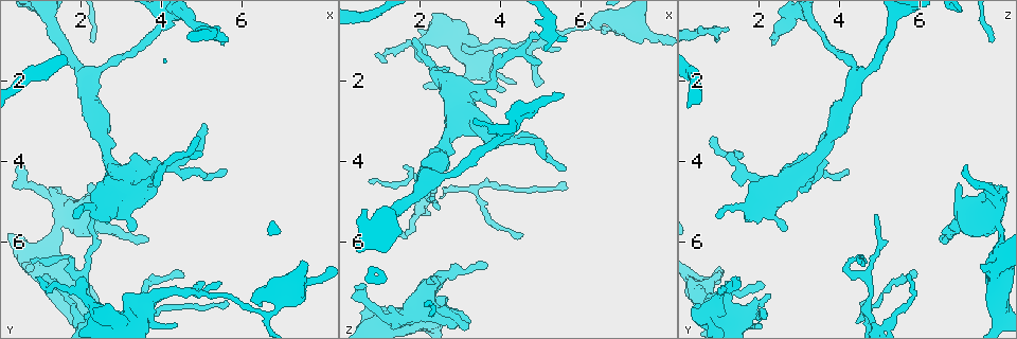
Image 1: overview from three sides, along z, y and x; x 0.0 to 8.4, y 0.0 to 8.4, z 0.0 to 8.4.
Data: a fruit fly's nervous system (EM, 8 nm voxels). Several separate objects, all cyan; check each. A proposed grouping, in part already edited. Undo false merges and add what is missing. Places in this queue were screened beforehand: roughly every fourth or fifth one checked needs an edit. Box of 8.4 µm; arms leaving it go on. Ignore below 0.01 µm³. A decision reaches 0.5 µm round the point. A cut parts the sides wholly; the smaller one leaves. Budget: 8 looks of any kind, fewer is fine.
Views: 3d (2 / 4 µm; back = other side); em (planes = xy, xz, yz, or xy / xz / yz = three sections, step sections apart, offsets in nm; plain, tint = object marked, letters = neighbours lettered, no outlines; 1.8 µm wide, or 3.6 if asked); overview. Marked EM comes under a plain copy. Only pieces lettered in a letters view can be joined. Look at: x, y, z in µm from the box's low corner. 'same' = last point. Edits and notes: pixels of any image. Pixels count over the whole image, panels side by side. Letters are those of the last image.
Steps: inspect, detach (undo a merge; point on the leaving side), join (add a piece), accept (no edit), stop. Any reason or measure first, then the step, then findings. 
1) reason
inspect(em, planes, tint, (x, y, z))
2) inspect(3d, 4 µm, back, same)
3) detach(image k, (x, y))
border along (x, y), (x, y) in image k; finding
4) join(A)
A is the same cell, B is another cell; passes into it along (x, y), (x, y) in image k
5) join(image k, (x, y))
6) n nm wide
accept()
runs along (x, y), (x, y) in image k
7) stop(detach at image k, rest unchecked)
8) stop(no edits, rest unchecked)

calibre changes
inspect(3d, 2 µm, back, (2.30, 1.95, 4.45))

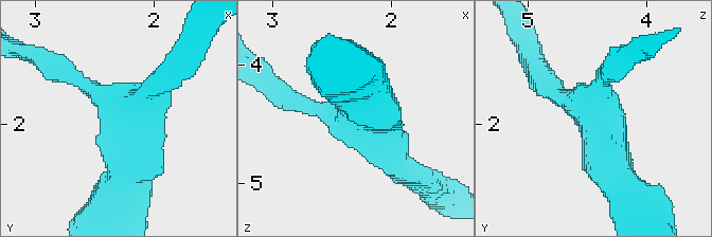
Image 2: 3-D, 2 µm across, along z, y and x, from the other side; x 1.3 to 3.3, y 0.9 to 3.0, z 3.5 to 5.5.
shape alone is not enough
inspect(em, yz, step 16, tint, (2.24, 1.94, 4.40))

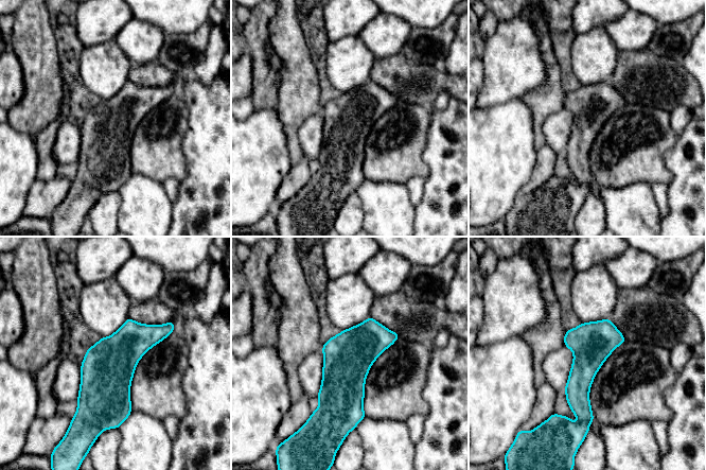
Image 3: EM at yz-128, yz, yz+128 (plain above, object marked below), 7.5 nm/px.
inspect(em, planes, letters, same)

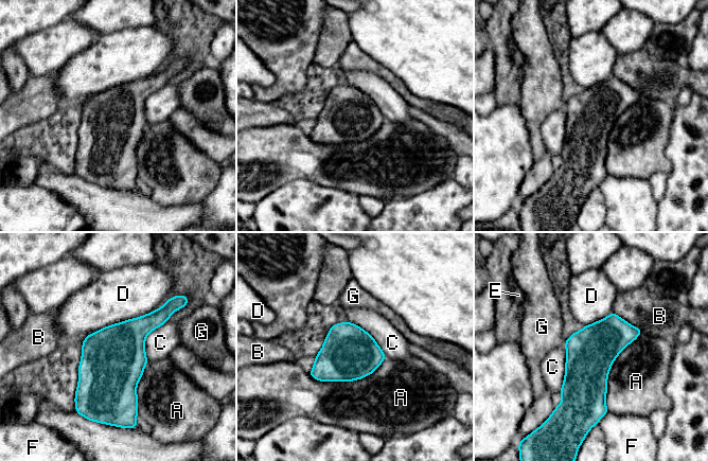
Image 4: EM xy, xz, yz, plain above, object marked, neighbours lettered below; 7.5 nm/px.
380 nm wide
accept()
A, B, C, D, E, F and G are other cells; border along (170, 319), (146, 337), (147, 360) in image 4; one neuron here

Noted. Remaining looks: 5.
arms run side by side
inspect(3d, 4 µm, (3.10, 4.75, 2.20))

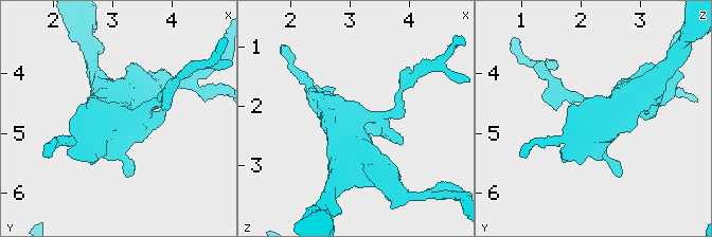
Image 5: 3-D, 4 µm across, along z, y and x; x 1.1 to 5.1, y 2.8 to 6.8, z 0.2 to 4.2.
need the tissue
inspect(em, 3.6 µm, xz, step 16, letters, (3.15, 4.80, 2.15))

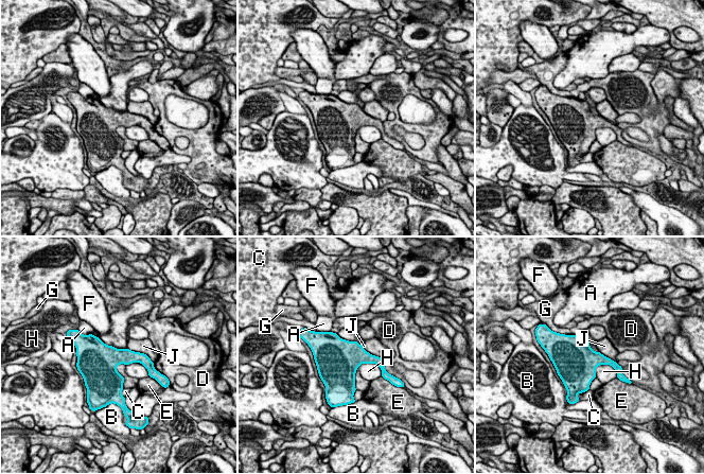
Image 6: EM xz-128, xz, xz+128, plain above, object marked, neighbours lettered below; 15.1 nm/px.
accept()
A, B, C, D, E, F, G, H and J are other cells; border along (127, 348), (143, 352), (150, 358) in image 6; continuous, no second neuron

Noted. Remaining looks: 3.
free end
inspect(3d, 4 µm, (3.70, 5.95, 6.55))

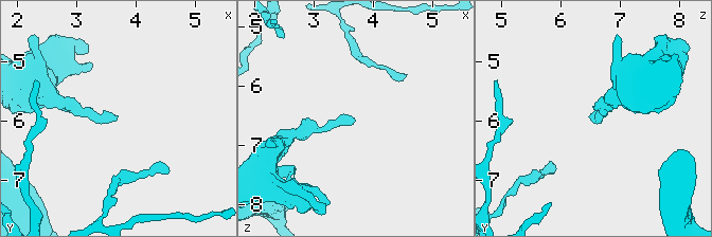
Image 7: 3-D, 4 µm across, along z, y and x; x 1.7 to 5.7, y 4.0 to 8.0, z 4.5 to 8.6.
inspect(em, 3.6 µm, planes, letters, (3.70, 5.95, 6.60))

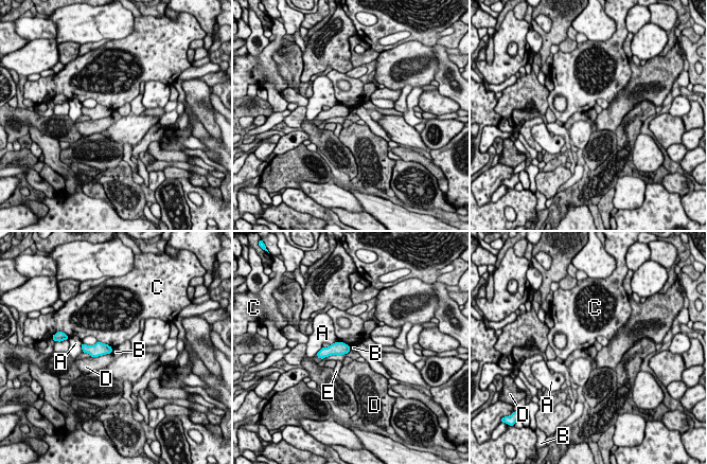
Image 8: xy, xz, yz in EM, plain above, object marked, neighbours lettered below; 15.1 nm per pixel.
accept()
A, B, C, D and E are other cells; border along (349, 346), (350, 350) in image 8; no lettered piece goes on from it

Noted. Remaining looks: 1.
stop(no edits, rest unchecked)

